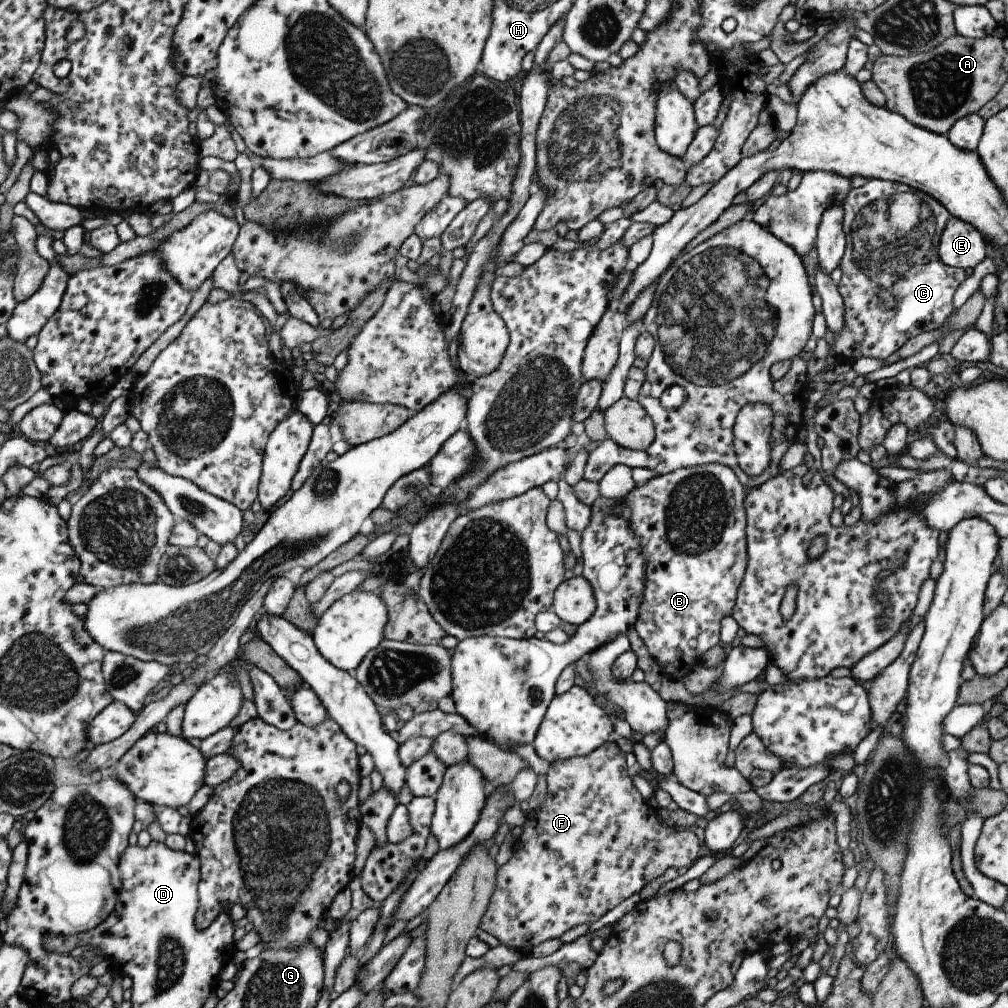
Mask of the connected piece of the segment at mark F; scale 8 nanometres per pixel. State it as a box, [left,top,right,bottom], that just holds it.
[480,742,700,955]

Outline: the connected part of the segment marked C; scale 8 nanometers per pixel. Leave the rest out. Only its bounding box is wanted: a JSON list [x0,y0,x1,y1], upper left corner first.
[831,179,967,364]

